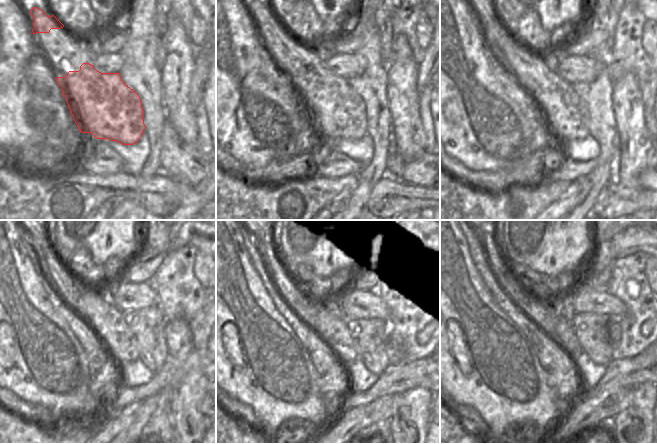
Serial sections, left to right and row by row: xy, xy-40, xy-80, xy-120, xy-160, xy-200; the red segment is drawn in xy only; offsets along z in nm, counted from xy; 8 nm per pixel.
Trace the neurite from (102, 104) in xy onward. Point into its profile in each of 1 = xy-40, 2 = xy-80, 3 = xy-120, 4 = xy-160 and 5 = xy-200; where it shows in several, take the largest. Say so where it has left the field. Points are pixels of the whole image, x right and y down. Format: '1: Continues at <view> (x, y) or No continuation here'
1: Continues at xy-40 (331, 107)
2: Continues at xy-80 (564, 114)
3: Continues at xy-120 (117, 339)
4: Continues at xy-160 (311, 307)
5: Continues at xy-200 (565, 338)

